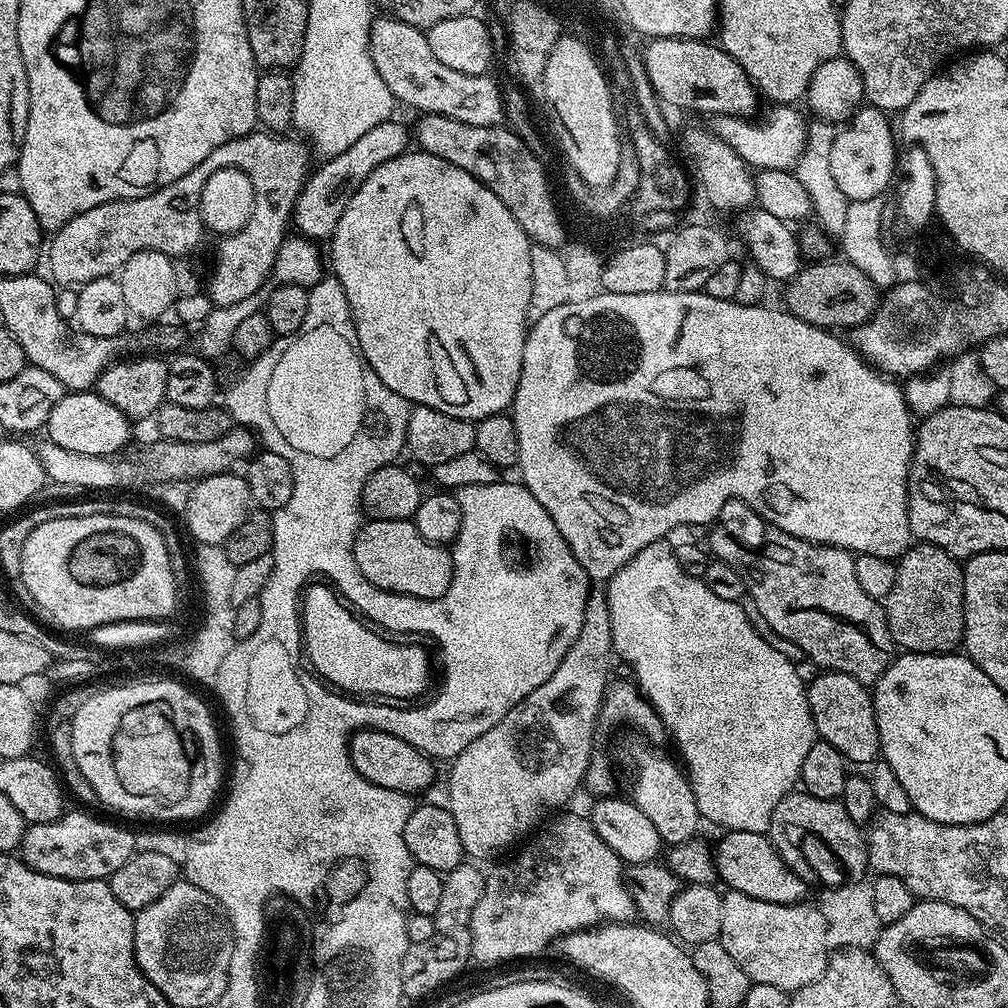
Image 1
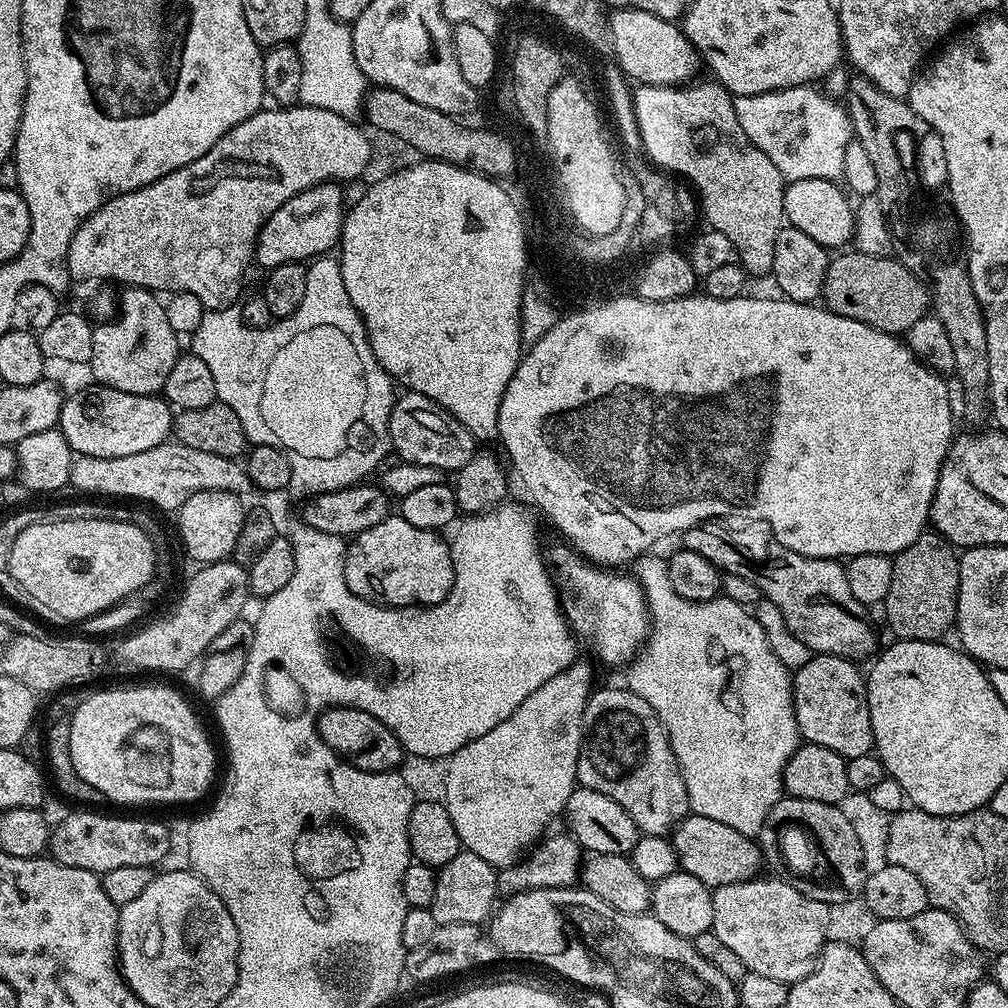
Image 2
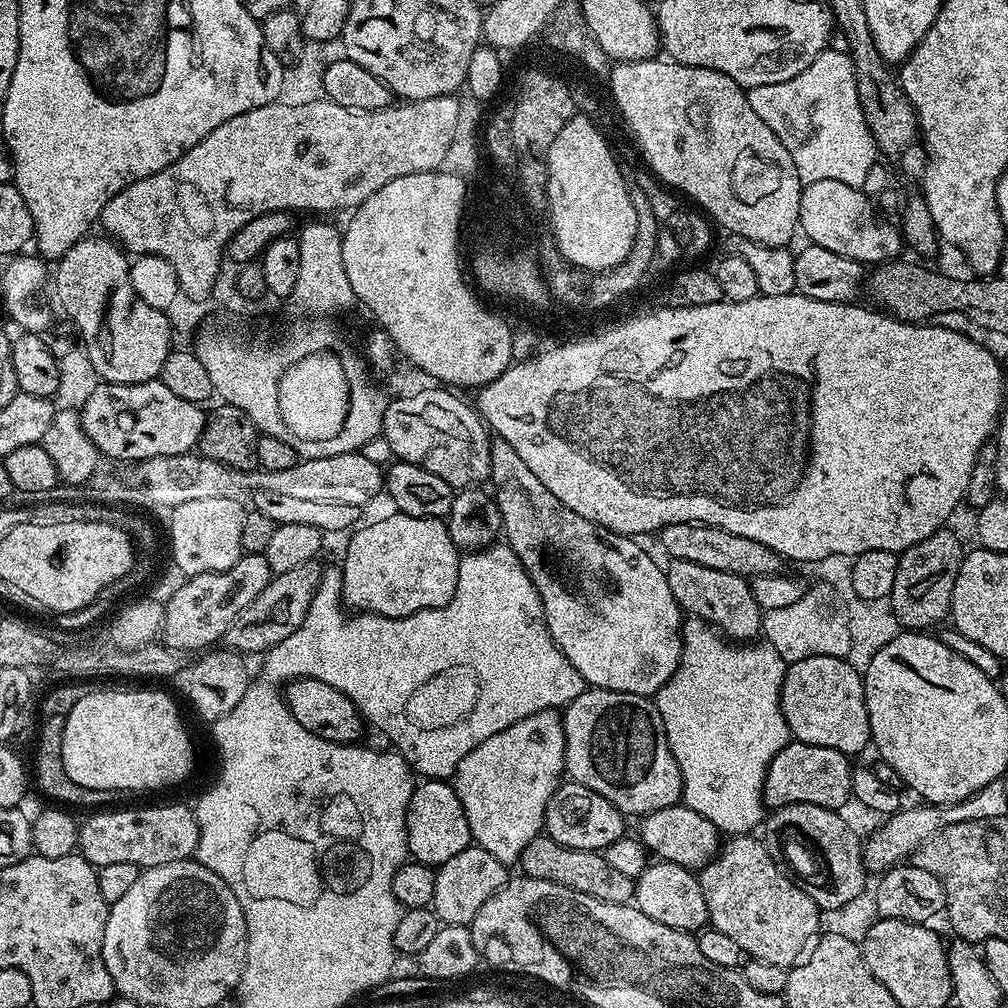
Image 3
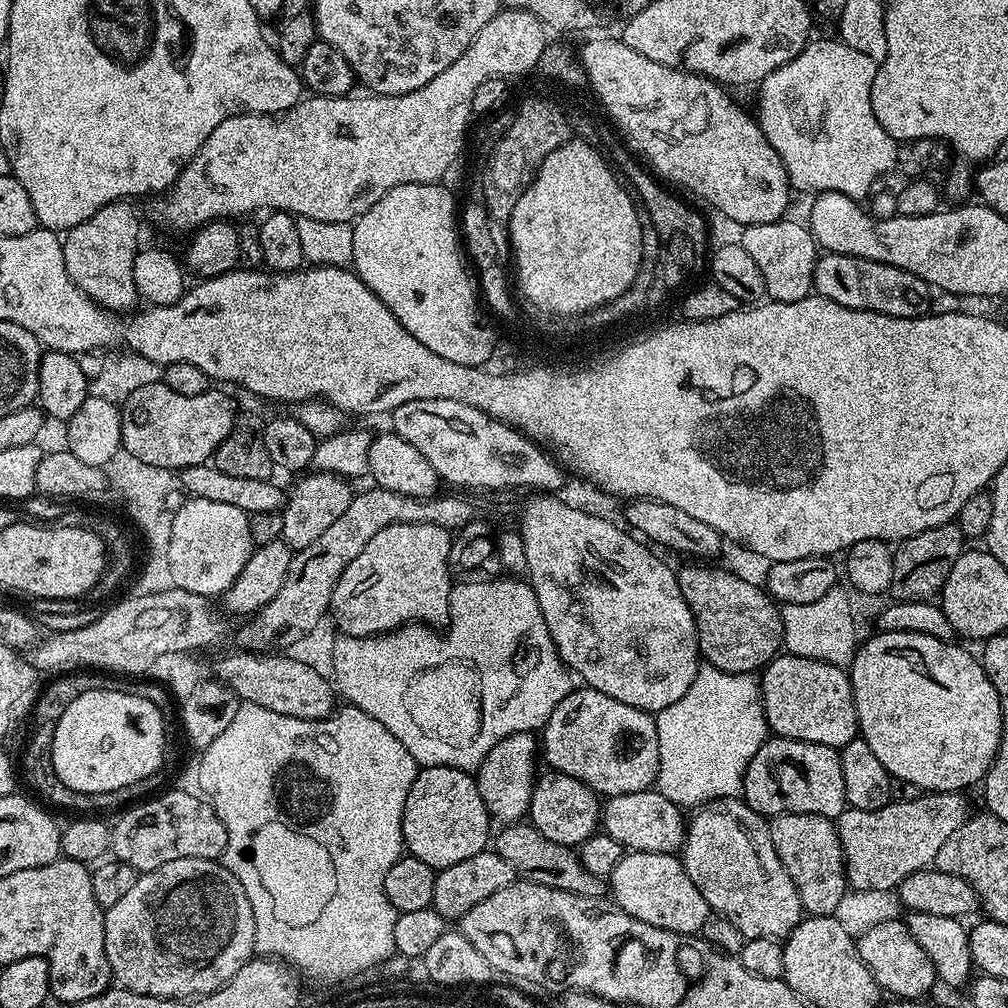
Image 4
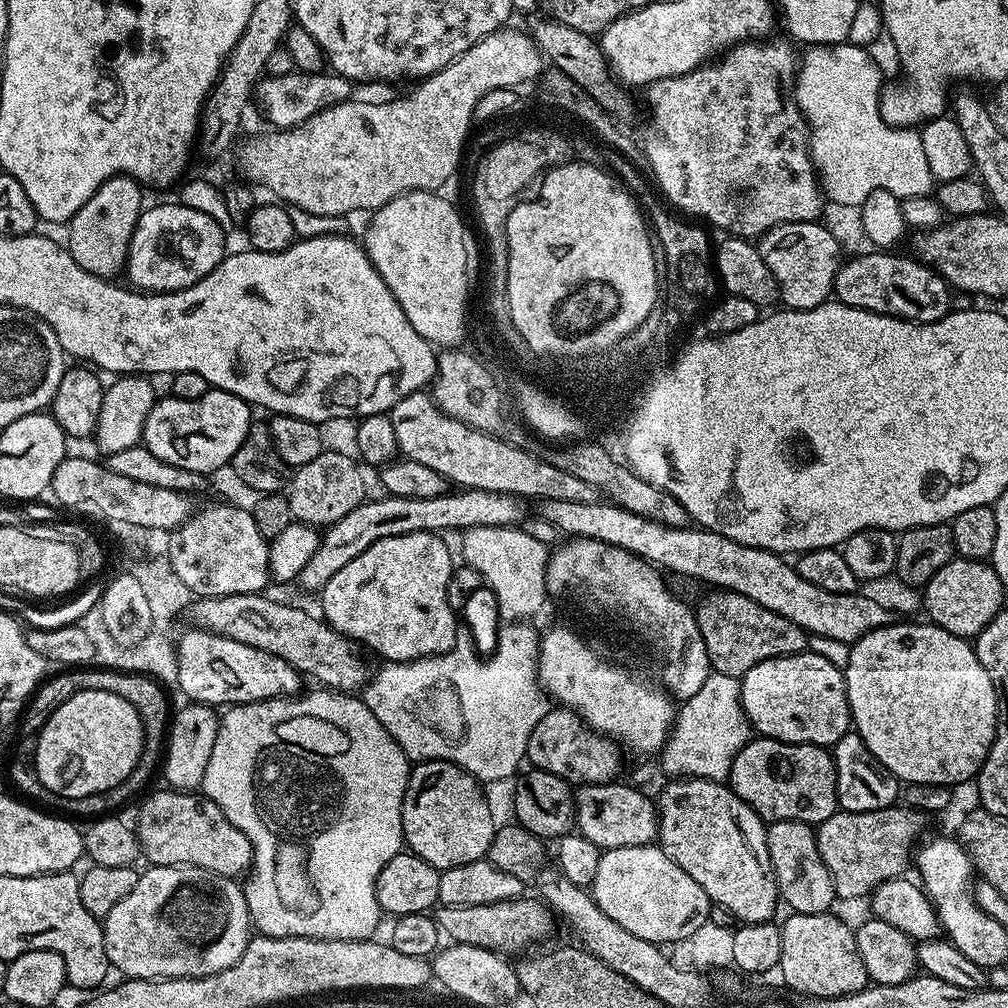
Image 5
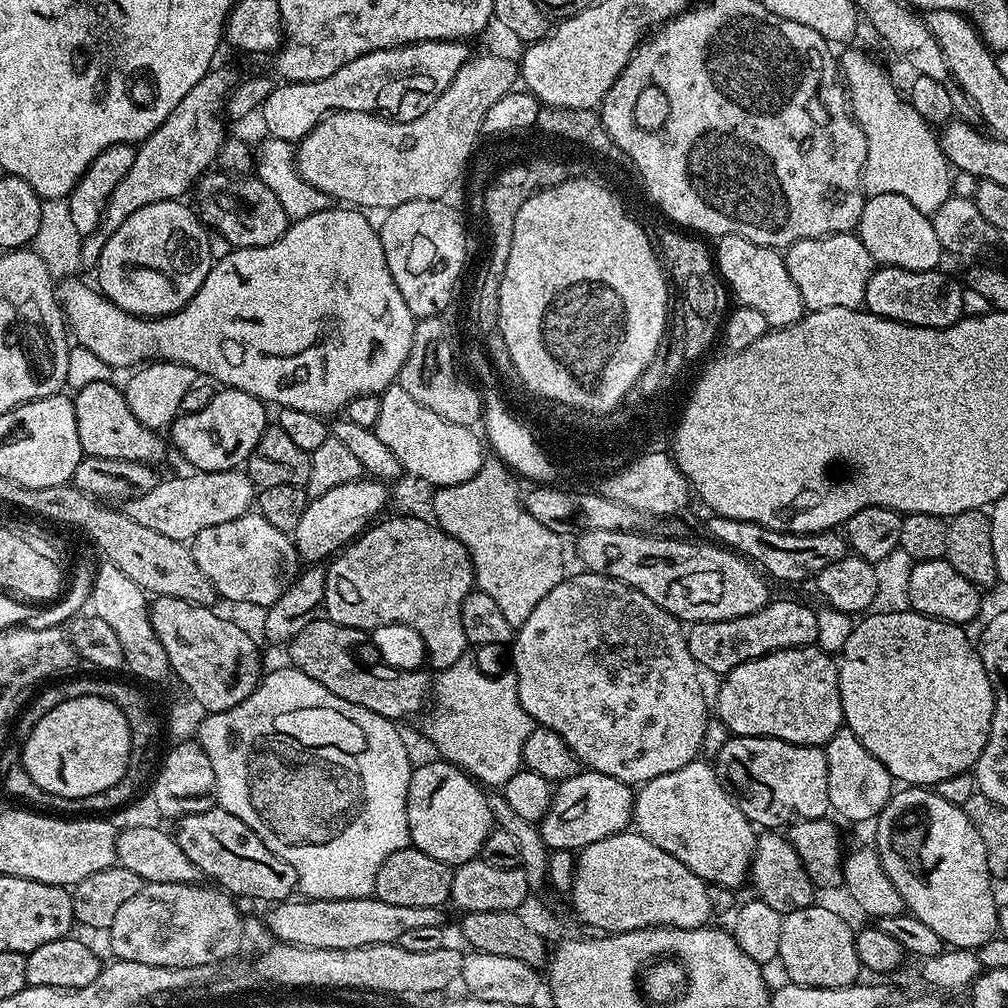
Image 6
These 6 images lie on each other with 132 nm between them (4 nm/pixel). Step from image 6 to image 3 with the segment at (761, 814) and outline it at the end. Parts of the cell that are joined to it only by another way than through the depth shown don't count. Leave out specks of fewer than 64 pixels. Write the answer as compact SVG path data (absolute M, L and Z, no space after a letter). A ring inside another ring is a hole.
M790 742L785 748L778 750L778 754L774 754L766 770L763 795L765 805L769 809L791 804L843 809L843 804L852 800L852 769L849 757L838 750Z

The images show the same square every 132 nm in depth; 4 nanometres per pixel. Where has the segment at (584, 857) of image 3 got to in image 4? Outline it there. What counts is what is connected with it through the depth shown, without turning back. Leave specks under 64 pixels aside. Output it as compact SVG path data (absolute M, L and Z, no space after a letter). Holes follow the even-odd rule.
M528 822L509 824L501 829L501 832L494 836L494 851L506 858L506 862L510 862L519 879L550 886L554 890L566 890L579 896L605 895L605 881L590 874L590 870L582 866L579 855L569 845L550 842L550 838L546 838Z

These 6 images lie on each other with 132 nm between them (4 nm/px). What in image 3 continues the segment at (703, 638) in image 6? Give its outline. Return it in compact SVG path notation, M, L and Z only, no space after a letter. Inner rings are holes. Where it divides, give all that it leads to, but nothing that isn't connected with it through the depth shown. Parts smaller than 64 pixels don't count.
M673 559L669 562L667 574L670 590L688 616L696 616L699 620L705 620L717 632L733 642L752 642L761 635L762 609L754 600L751 583L745 577L726 570L714 570L710 566L698 566L698 562Z

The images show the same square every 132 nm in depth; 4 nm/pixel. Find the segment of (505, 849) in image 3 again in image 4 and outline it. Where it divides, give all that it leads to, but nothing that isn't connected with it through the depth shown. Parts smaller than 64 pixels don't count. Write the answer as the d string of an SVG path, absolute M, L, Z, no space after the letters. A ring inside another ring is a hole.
M531 732L515 733L498 742L486 754L485 760L475 769L474 779L482 794L482 802L488 807L493 821L504 820L505 825L523 821L528 816L528 803L532 801L532 788L536 785L538 771L538 740Z

